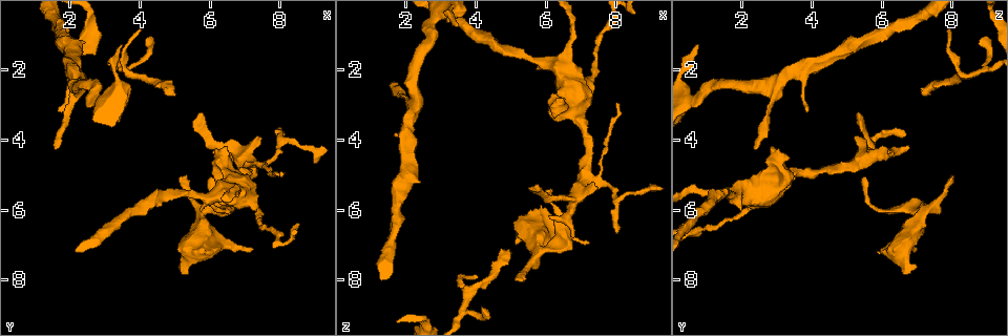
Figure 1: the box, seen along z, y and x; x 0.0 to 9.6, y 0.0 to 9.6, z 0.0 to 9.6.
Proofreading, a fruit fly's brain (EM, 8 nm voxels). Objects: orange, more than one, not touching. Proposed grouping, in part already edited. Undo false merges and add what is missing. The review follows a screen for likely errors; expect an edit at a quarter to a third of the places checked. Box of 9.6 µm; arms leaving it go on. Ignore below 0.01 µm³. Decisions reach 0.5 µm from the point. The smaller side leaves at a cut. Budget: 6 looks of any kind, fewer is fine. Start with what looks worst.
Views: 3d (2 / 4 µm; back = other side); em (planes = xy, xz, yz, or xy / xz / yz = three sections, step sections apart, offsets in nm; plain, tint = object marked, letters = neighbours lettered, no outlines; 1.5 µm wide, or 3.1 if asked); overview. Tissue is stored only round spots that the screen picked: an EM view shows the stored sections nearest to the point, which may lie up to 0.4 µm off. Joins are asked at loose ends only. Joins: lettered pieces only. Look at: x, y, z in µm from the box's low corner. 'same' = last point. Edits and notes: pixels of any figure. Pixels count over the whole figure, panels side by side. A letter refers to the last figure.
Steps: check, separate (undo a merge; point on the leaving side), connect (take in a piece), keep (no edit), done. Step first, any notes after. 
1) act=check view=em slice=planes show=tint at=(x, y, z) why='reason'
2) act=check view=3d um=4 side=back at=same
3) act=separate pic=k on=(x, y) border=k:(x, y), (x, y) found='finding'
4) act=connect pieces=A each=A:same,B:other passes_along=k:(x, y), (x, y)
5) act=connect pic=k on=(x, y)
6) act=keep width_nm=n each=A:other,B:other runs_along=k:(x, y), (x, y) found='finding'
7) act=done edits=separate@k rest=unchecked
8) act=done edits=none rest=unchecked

act=check view=3d um=4 at=(4.15, 1.30, 8.75) why='thin end'

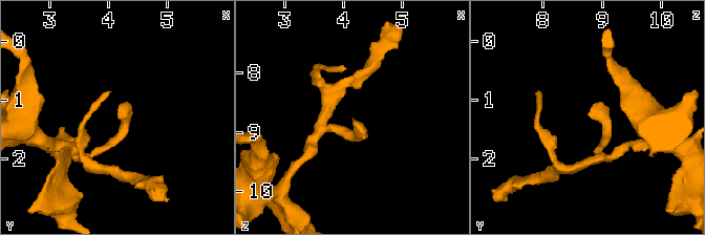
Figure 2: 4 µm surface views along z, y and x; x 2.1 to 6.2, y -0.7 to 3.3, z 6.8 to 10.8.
act=check view=em slice=planes show=letters at=(4.15, 1.30, 8.75) why='shape alone is not enough'

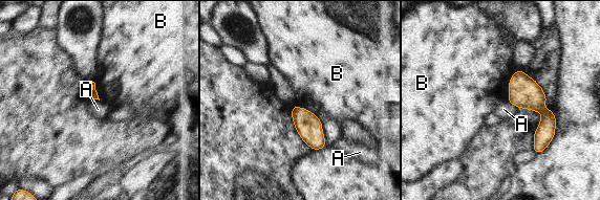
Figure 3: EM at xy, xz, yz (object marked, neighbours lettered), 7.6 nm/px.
act=keep longest_contact=B:240nm each=A:other,B:other runs_along=3:(519, 72), (545, 113), (538, 150) found='none of them fits'

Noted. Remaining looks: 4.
act=check view=em slice=xz step=8 show=tint at=(6.70, 4.10, 6.80) why='branch stops here'

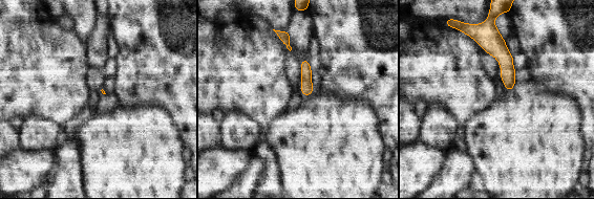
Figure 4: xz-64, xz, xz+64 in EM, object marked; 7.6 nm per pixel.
act=check view=em slice=planes show=letters at=same why='cut it another way'

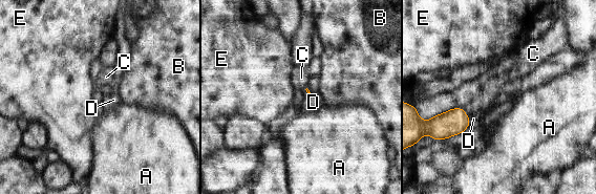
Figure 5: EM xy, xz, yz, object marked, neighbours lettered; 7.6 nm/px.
act=connect pieces=D each=A:other,B:other,C:other,D:same,E:other passes_along=5:(453, 122), (469, 122), (473, 119) found='the neuron continues'

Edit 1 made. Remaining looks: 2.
act=done edits=connect@5 rest=unchecked

